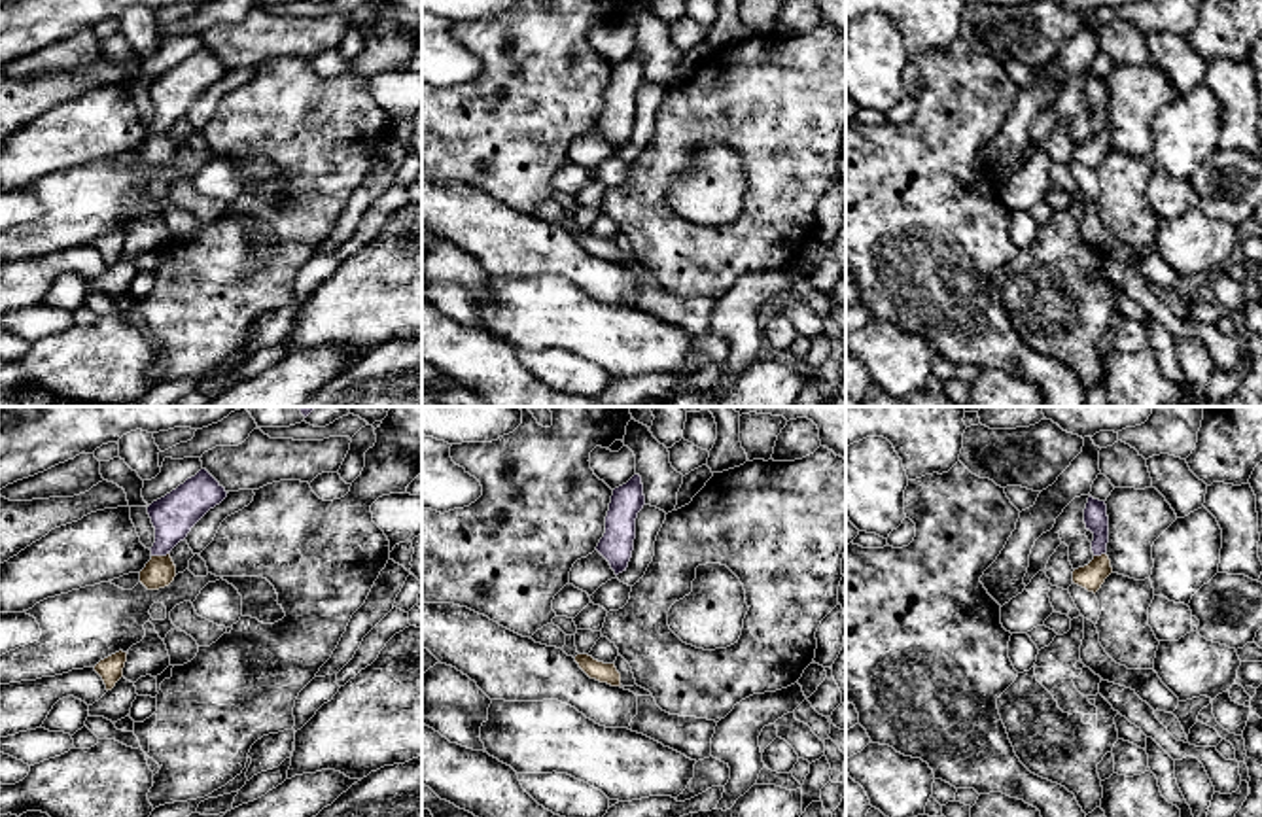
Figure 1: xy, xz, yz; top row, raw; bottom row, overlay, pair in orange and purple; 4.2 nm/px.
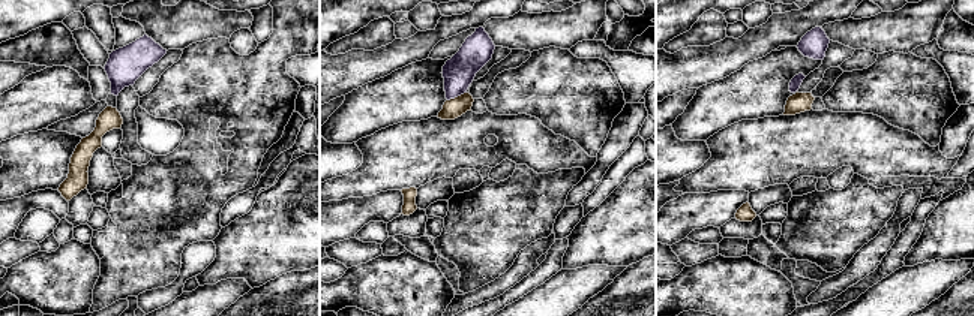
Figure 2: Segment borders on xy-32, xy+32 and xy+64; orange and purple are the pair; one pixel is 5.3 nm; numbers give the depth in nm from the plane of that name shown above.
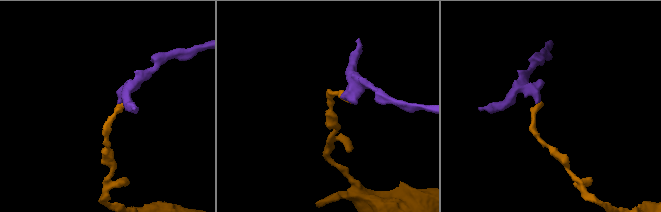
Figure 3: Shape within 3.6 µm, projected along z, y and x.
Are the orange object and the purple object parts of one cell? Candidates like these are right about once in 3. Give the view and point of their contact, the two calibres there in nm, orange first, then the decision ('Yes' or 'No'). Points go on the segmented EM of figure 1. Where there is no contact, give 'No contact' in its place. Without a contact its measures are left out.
Touches orange at xy (159, 556). Thickness 140 nm (orange) against 190 nm. No

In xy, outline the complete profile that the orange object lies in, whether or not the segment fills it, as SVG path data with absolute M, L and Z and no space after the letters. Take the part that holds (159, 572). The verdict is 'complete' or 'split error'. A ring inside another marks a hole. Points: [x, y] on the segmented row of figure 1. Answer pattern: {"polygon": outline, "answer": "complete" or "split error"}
{"polygon": "M170 554L151 556L151 560L140 571L140 582L148 590L165 588L174 581L174 577L176 577L176 565L174 565Z", "answer": "complete"}

